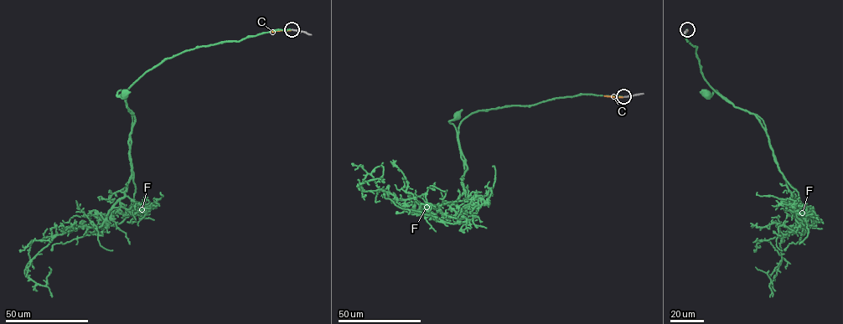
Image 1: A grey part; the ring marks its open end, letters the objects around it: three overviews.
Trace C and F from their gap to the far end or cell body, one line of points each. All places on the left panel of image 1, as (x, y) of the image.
C: (290, 29), (271, 32)
F: (290, 29), (275, 29), (240, 40), (185, 50), (146, 71), (125, 97), (121, 90), (116, 95), (125, 94)

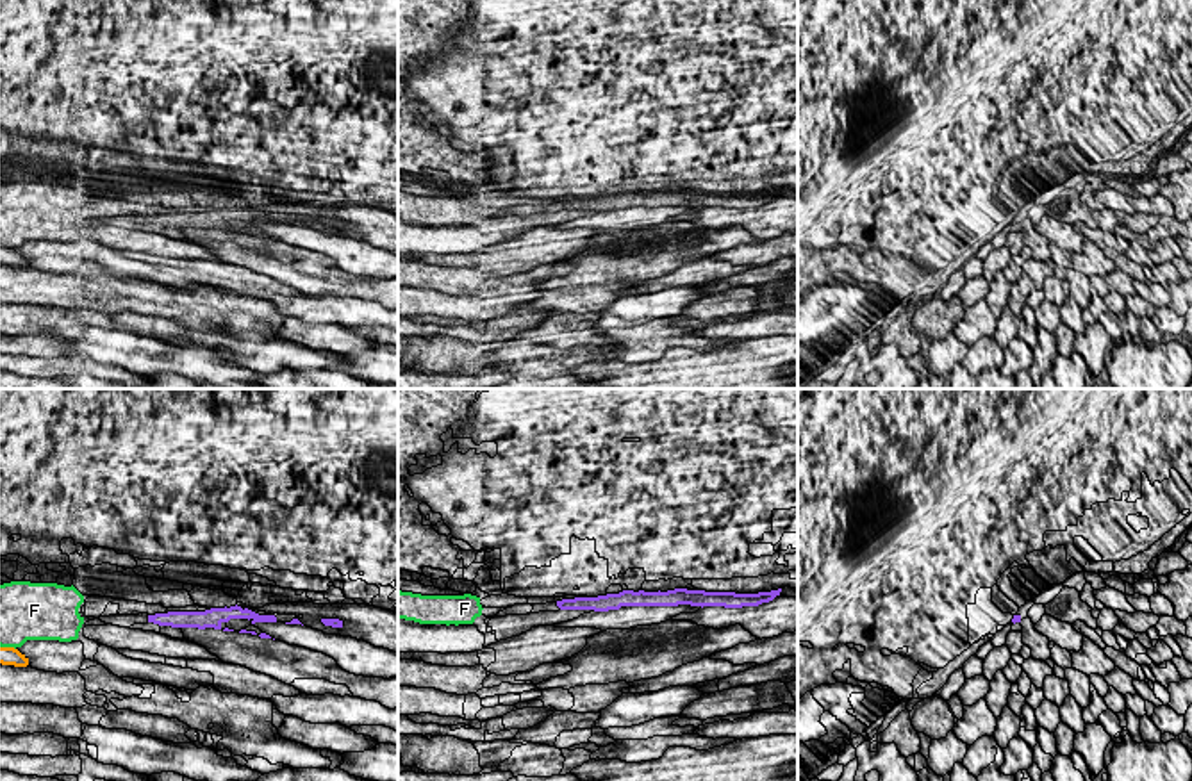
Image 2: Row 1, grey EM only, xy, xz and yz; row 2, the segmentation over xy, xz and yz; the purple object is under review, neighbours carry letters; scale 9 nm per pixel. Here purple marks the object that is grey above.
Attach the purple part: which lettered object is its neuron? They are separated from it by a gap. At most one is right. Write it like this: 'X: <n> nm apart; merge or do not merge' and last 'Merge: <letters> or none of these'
C: 1150 nm apart; do not merge
F: 600 nm apart; merge
Merge: F

